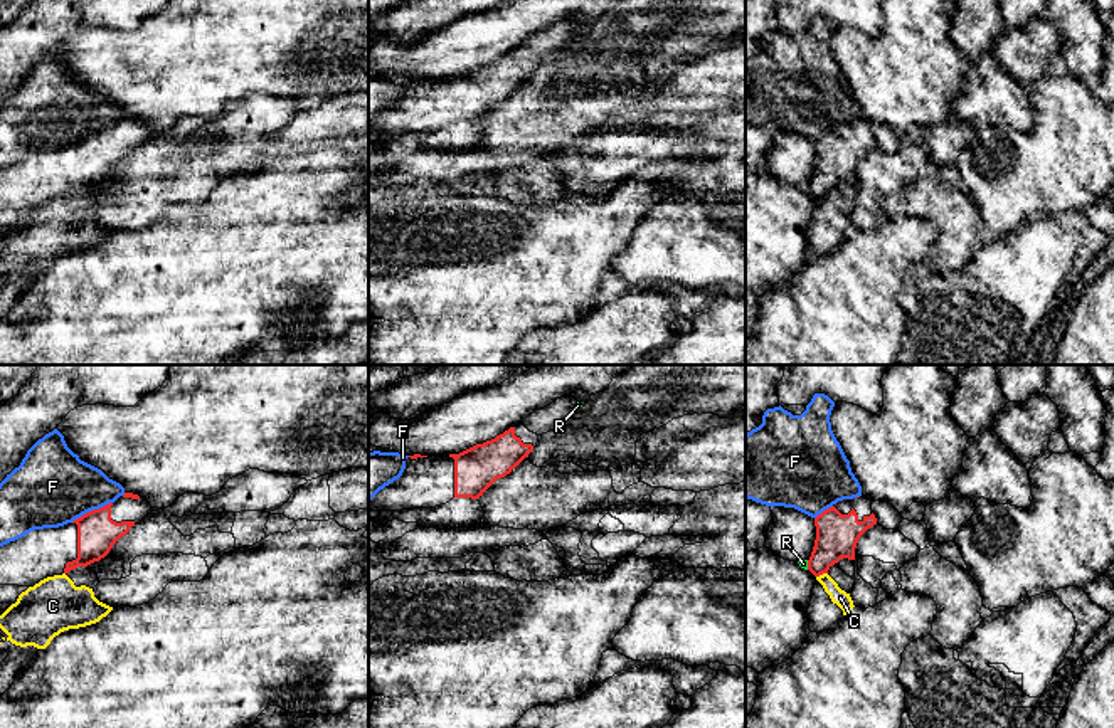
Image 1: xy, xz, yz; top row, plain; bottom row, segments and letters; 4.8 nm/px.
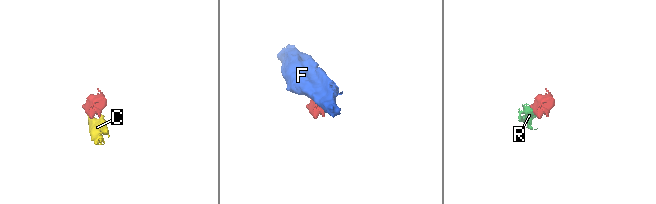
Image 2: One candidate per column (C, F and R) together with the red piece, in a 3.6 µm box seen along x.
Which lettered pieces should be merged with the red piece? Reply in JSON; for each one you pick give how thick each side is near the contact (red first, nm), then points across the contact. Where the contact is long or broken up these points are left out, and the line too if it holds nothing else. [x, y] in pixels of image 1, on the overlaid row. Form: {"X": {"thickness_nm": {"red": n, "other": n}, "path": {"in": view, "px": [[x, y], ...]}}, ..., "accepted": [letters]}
{"accepted": []}

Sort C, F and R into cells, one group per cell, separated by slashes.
C R / F

